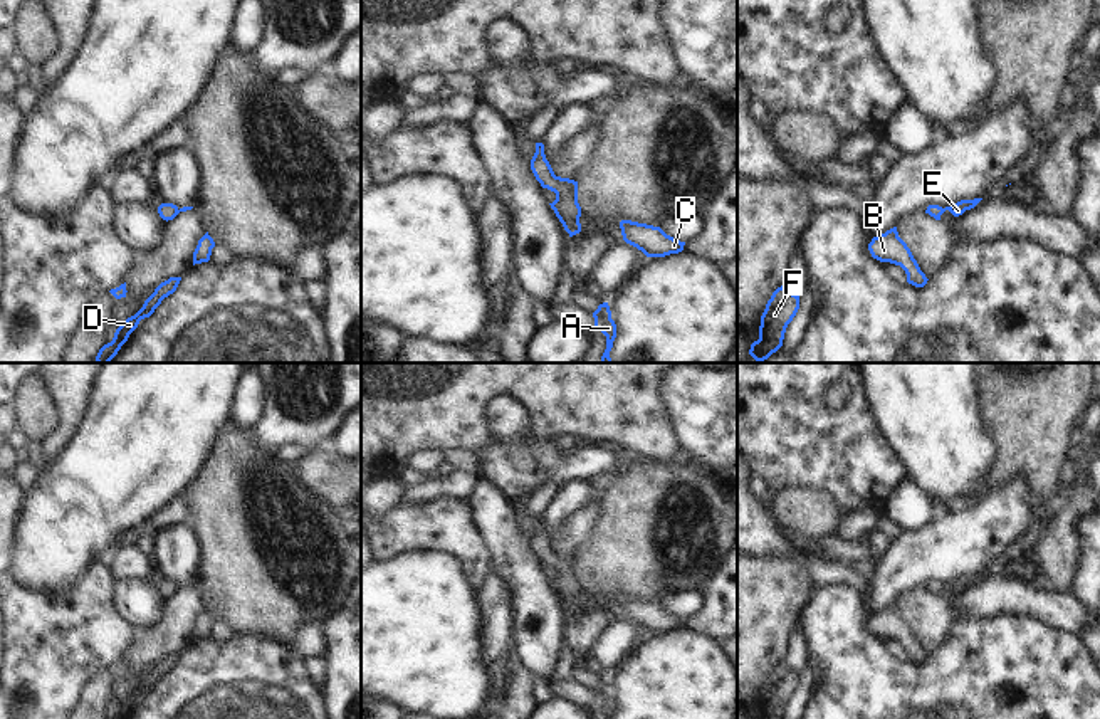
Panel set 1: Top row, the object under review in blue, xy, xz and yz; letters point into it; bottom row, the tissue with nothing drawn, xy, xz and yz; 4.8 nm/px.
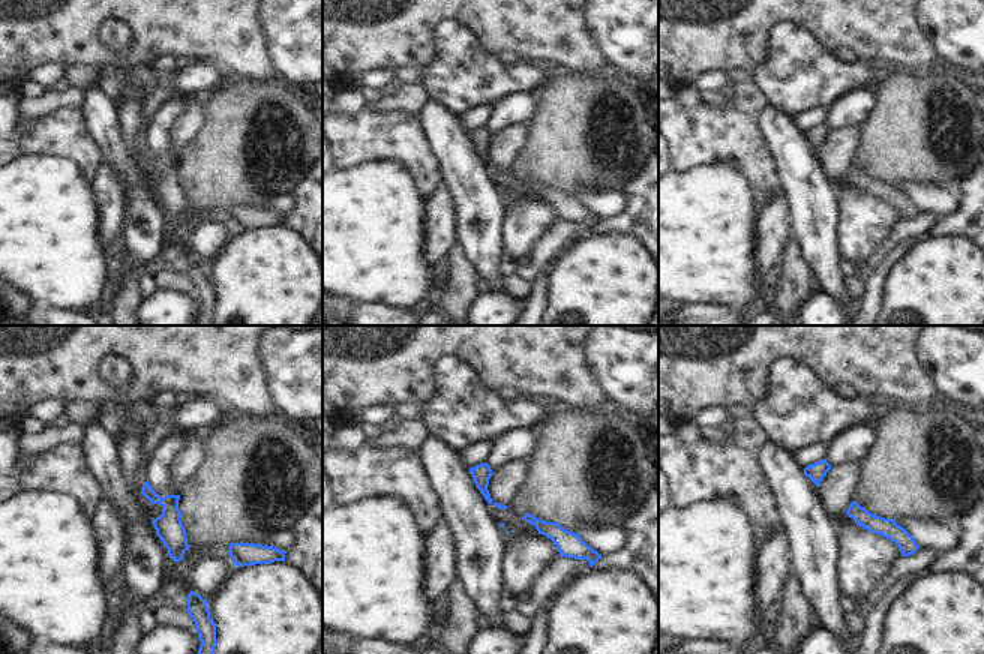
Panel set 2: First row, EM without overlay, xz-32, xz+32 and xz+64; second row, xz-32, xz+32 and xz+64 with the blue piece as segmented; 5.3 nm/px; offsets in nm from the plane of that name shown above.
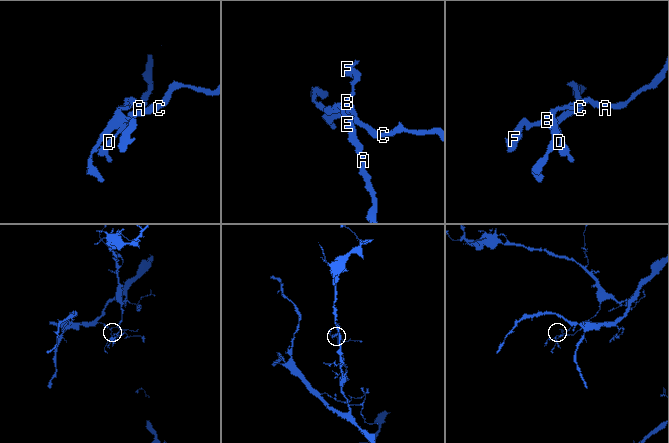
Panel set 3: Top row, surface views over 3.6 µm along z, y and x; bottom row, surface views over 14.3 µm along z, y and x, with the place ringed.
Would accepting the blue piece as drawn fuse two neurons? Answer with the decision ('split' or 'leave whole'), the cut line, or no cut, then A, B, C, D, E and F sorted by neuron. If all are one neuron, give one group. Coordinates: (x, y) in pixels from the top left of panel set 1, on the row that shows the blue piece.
leave whole; no cut; A B C D E F

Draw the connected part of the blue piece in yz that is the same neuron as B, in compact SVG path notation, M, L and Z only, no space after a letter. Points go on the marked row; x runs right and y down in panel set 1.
M897 227L873 237L868 244L873 259L900 265L907 274L907 282L915 287L927 284L925 274L920 270L907 244L898 237Z

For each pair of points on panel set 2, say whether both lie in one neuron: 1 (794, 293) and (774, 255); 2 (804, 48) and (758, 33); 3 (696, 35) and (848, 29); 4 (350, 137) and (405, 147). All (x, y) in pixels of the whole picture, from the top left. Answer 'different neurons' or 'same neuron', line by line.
1: different neurons
2: different neurons
3: same neuron
4: same neuron

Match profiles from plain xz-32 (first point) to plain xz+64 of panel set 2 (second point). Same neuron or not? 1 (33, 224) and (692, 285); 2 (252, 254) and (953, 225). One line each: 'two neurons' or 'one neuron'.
1: one neuron
2: two neurons

